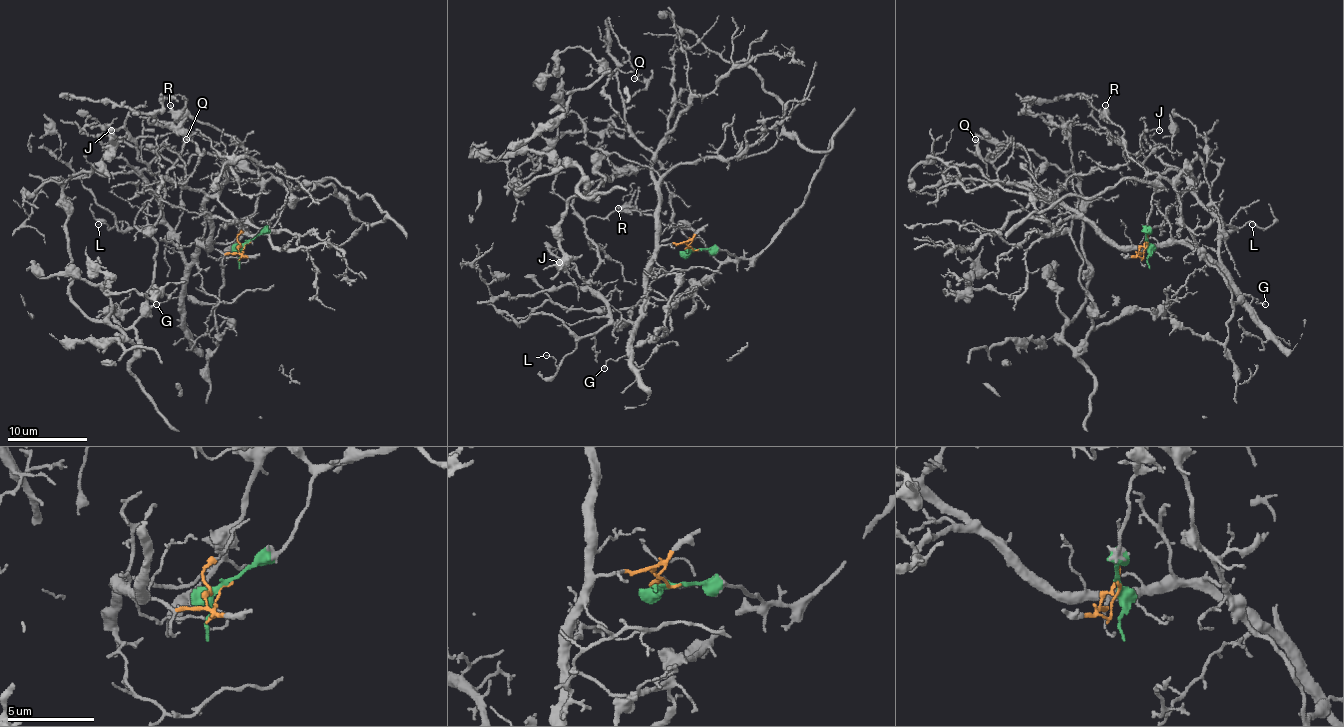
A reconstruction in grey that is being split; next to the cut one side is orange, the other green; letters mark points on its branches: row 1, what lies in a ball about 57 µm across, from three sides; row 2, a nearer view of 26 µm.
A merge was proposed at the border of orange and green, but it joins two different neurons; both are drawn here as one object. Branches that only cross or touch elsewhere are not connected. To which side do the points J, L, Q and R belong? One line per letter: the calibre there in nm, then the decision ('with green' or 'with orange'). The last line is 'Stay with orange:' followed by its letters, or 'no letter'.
J: 110 nm | with orange
L: 100 nm | with orange
Q: 140 nm | with orange
R: 240 nm | with green
Stay with orange: J, L, Q

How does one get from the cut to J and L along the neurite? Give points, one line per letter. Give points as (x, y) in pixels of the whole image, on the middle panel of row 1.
J: (695, 251), (687, 243), (657, 251), (635, 323), (613, 321), (549, 249), (559, 263)
L: (695, 251), (687, 243), (657, 251), (645, 279), (645, 311), (635, 323), (603, 325), (557, 365), (545, 355)

